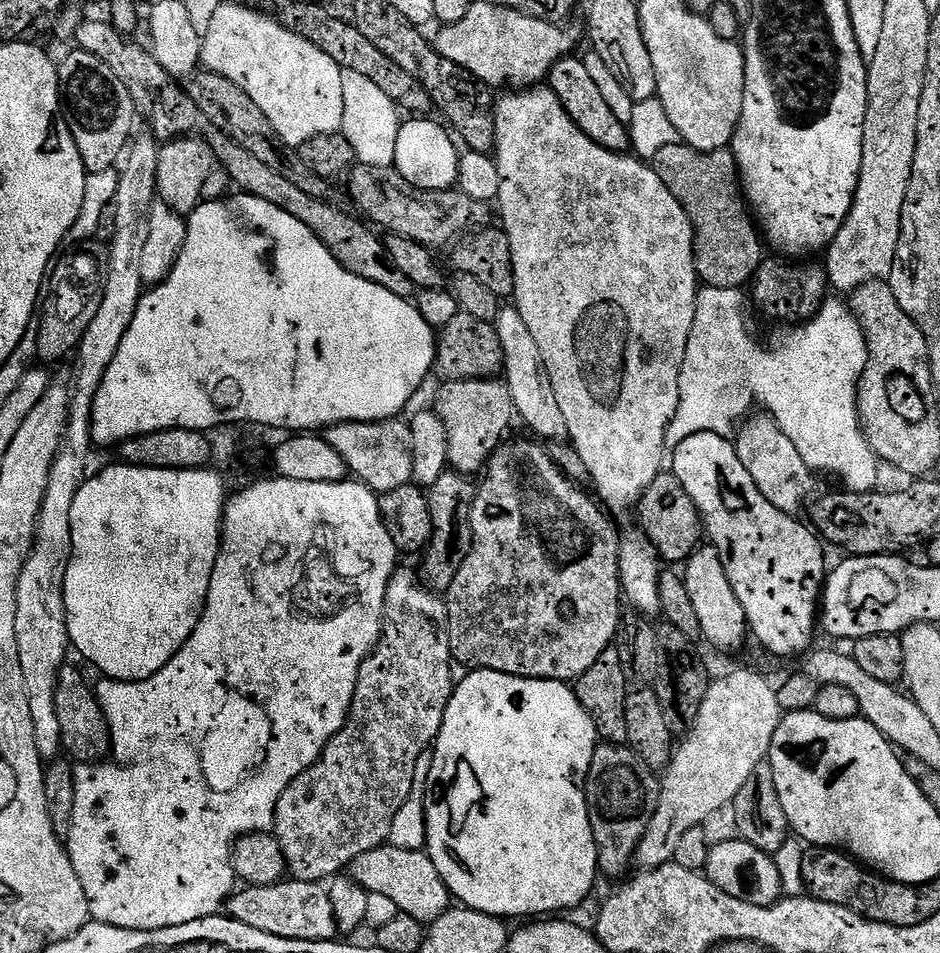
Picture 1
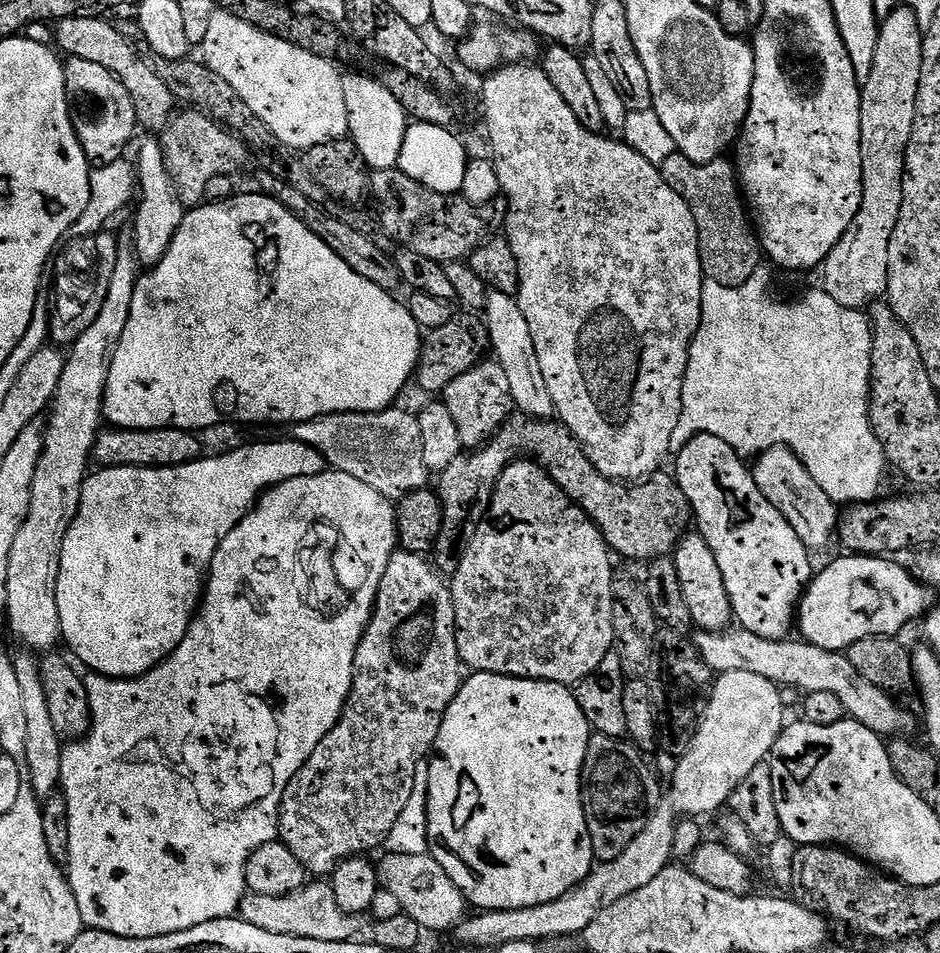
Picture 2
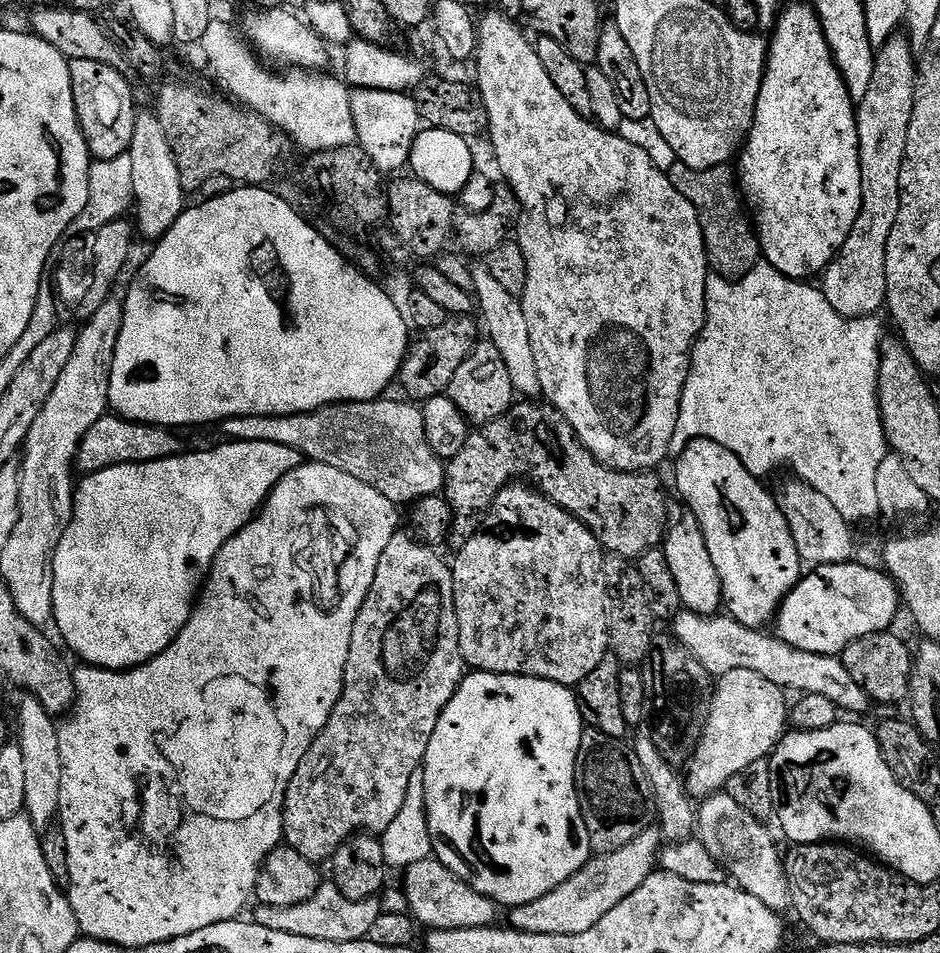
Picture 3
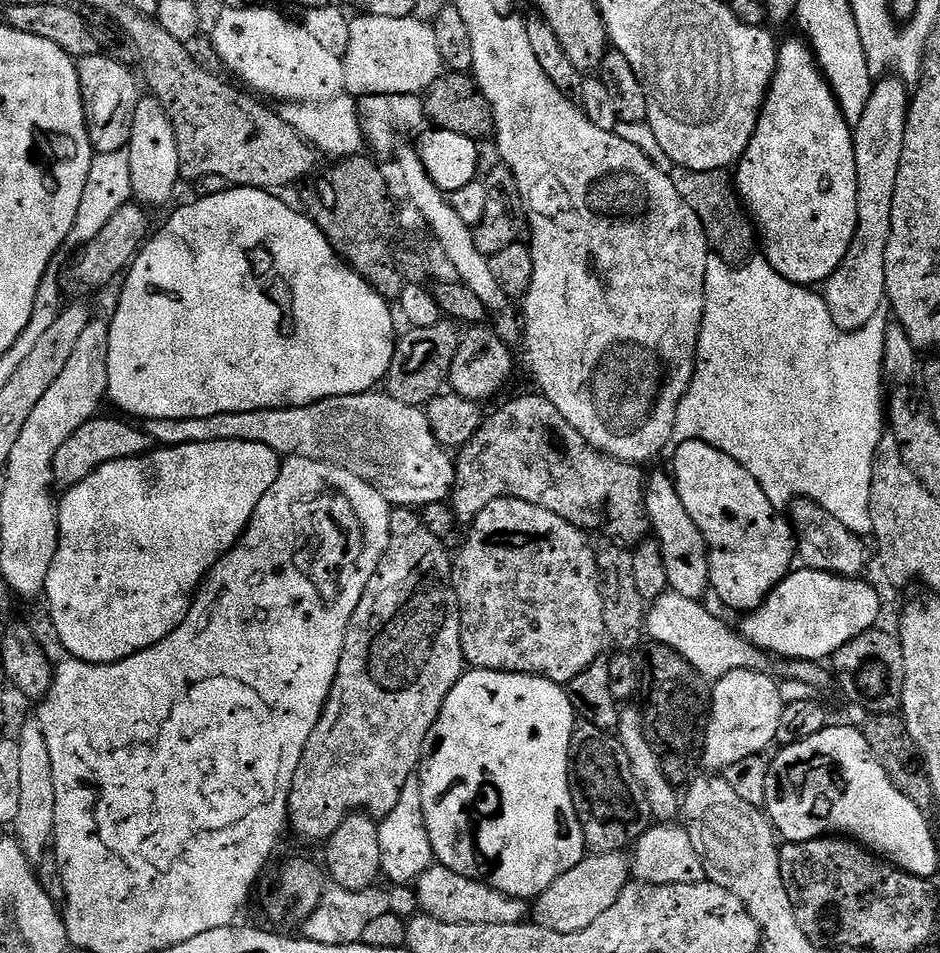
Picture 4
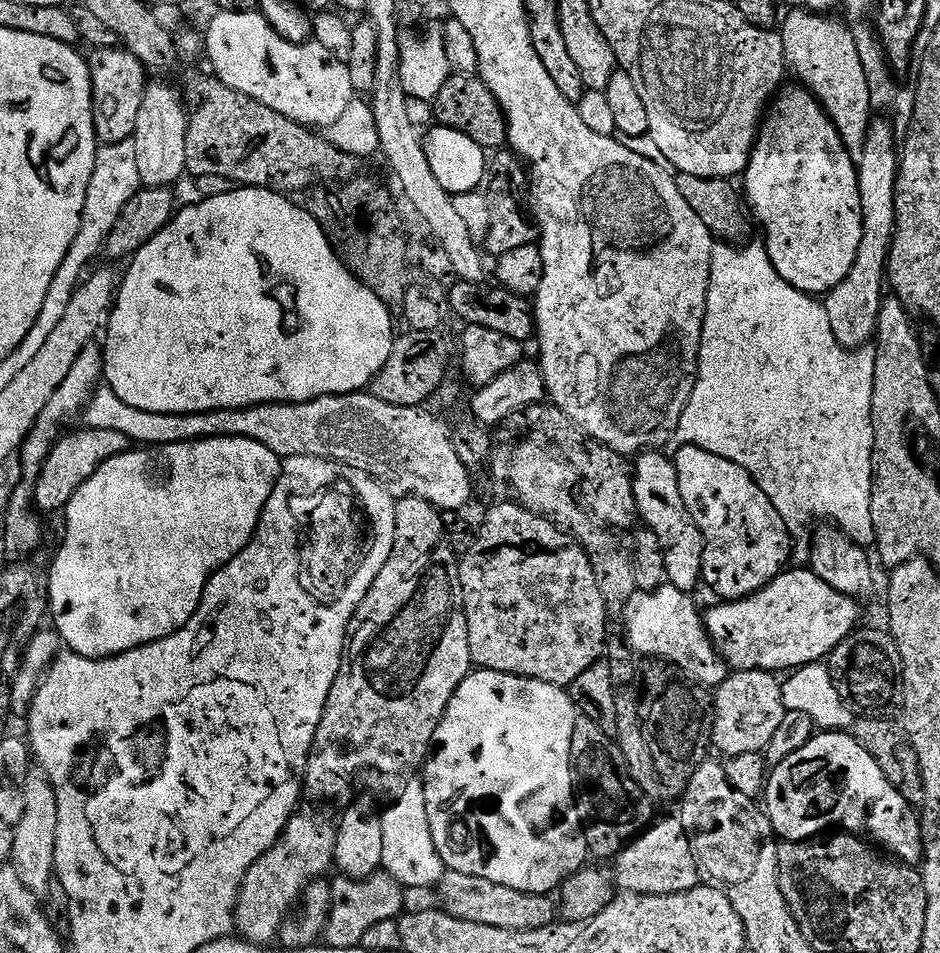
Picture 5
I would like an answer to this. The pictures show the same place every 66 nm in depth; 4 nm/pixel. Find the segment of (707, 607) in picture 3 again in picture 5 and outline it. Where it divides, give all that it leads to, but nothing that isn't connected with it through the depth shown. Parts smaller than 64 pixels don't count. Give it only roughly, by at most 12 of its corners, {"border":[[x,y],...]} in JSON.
{"border":[[660,450],[635,457],[639,519],[662,542],[667,583],[695,593],[704,539]]}

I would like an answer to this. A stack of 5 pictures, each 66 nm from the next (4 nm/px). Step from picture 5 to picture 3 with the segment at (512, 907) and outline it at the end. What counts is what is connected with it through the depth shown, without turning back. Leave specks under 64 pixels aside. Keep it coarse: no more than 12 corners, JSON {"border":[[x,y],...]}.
{"border":[[442,861],[403,873],[408,911],[431,930],[490,928],[498,905]]}

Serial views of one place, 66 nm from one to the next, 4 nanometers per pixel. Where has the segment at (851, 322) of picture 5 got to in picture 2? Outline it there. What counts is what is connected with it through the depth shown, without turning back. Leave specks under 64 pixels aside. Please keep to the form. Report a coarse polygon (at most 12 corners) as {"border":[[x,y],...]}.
{"border":[[880,20],[862,81],[862,206],[822,290],[867,309],[887,293],[924,32]]}

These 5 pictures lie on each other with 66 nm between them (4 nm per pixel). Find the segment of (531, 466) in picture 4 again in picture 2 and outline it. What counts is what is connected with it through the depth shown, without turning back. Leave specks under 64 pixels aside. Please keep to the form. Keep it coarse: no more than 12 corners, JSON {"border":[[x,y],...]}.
{"border":[[517,411],[438,473],[434,567],[451,578],[502,470],[534,458],[617,557],[672,556],[675,475],[606,478],[575,434]]}

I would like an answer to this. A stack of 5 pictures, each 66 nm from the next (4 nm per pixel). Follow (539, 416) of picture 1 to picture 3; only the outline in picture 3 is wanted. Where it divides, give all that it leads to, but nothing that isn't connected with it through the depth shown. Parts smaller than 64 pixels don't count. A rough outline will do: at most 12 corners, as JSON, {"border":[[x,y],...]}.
{"border":[[472,268],[487,343],[524,398],[541,395],[521,297]]}

